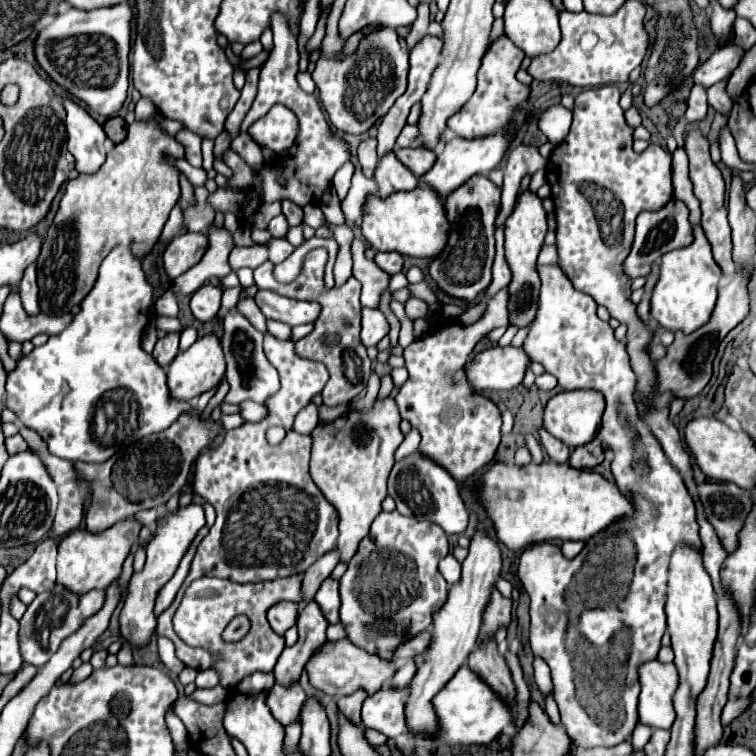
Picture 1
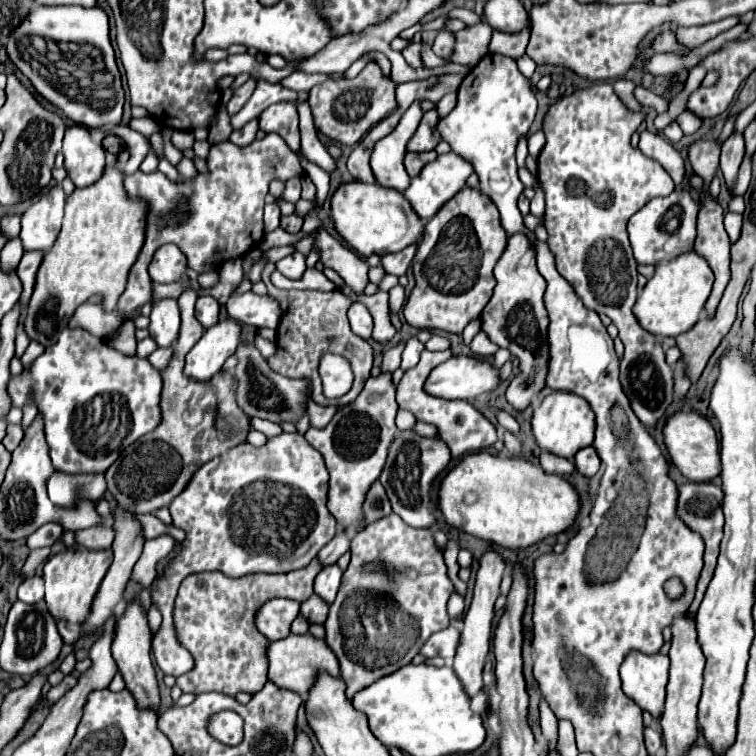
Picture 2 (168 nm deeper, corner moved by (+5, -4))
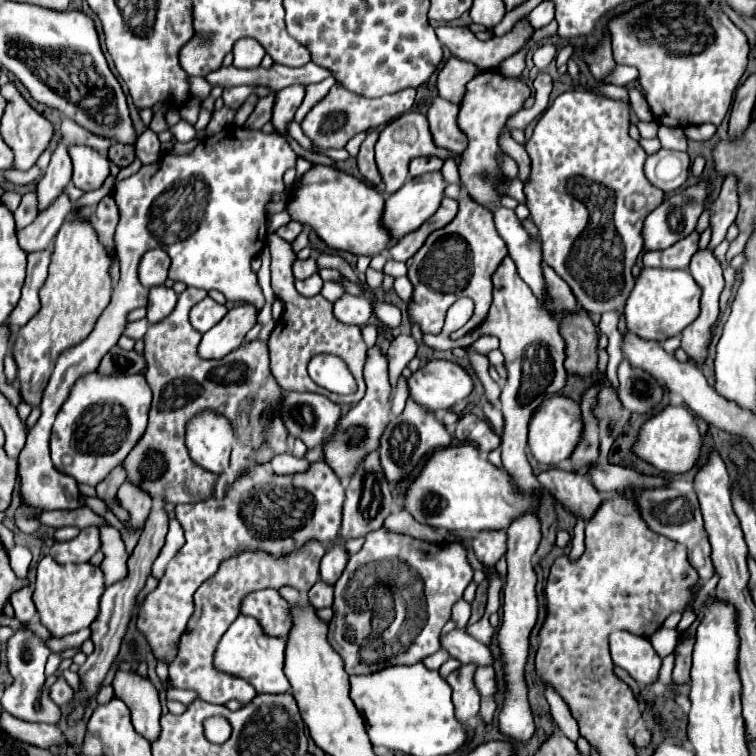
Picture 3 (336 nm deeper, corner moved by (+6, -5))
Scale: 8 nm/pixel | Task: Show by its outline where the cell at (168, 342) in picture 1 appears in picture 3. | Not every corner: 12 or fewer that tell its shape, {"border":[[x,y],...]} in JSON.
{"border":[[150,288],[148,322],[160,322],[174,310],[176,292]]}

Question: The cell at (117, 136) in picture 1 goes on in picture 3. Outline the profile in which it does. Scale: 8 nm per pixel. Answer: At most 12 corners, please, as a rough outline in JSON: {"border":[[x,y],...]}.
{"border":[[112,144],[108,158],[116,166],[132,164],[134,146]]}

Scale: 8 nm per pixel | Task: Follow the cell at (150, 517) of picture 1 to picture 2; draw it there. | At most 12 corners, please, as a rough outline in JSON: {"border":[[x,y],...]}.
{"border":[[113,525],[77,530],[77,543],[87,549],[109,549]]}

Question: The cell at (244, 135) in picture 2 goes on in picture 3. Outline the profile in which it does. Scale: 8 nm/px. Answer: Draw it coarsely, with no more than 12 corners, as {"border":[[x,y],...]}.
{"border":[[276,94],[260,98],[244,126],[262,128],[270,122]]}

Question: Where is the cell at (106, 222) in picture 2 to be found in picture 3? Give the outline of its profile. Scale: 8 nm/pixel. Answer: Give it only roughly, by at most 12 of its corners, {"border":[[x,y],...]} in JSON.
{"border":[[74,212],[56,236],[42,308],[12,336],[26,404],[112,294],[96,232]]}

